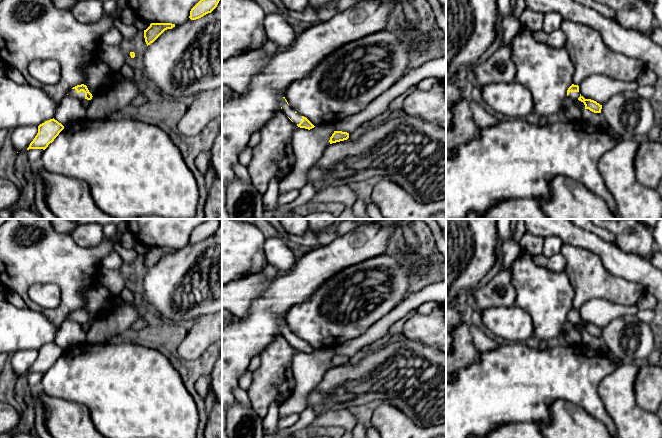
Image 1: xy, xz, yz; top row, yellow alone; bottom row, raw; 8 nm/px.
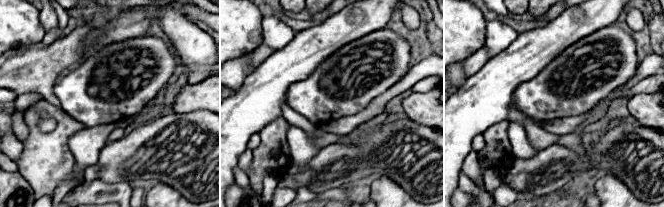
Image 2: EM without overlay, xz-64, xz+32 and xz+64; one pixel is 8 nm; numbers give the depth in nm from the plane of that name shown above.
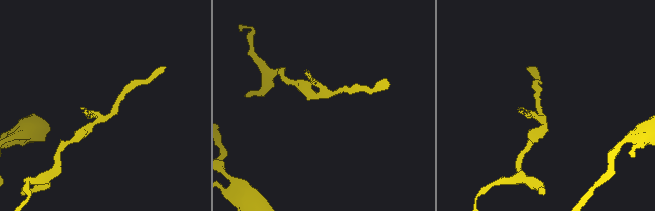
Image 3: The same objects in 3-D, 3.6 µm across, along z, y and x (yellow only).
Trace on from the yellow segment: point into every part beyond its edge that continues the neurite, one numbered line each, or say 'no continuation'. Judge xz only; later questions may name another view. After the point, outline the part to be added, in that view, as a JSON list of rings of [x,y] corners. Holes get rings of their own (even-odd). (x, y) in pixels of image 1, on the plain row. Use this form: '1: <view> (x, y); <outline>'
no continuation

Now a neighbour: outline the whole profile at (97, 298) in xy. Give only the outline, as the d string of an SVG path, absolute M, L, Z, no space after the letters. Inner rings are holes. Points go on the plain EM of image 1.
M98 281L91 288L82 291L81 294L85 299L84 309L87 310L92 320L110 313L115 308L111 302L114 295Z

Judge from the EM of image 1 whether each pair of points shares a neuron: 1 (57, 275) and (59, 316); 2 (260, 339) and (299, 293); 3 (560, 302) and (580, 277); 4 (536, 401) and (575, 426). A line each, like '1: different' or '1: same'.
1: same
2: same
3: different
4: different

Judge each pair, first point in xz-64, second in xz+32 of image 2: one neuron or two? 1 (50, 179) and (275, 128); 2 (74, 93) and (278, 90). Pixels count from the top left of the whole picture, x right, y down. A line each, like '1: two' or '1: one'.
1: one
2: two

